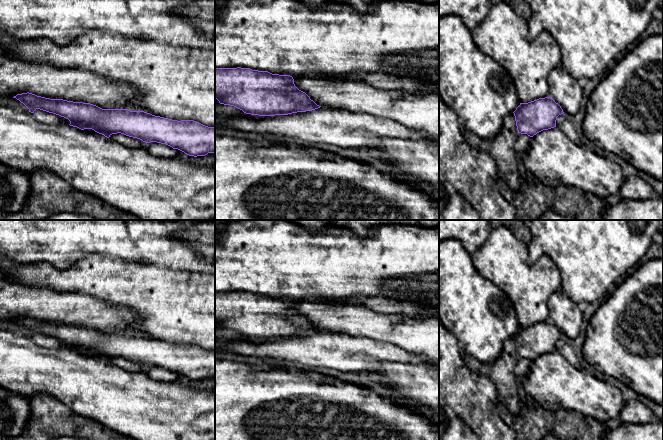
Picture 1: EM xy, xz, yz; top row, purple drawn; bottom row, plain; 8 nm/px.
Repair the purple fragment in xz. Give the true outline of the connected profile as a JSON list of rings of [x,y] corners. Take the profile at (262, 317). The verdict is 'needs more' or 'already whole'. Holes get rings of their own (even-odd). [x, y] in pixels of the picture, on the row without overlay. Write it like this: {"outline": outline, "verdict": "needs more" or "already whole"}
{"outline": [[[241,291],[215,292],[215,322],[220,328],[234,330],[246,338],[259,340],[288,339],[321,331],[295,310],[290,299]]], "verdict": "already whole"}

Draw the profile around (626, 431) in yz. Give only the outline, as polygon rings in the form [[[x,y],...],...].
[[[663,420],[646,424],[622,423],[616,428],[608,428],[603,440],[663,440]]]

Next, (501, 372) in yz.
[[[513,336],[504,341],[503,350],[494,362],[483,363],[465,352],[462,352],[462,359],[473,372],[485,375],[491,380],[495,385],[498,401],[504,404],[510,413],[519,413],[521,403],[514,370],[518,354]]]

